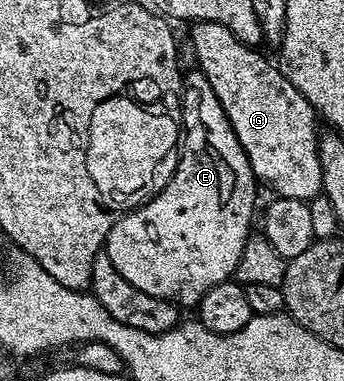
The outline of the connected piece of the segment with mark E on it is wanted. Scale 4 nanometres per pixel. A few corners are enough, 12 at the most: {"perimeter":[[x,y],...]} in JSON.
{"perimeter":[[202,72],[178,168],[104,253],[193,308],[256,219],[248,157]]}

